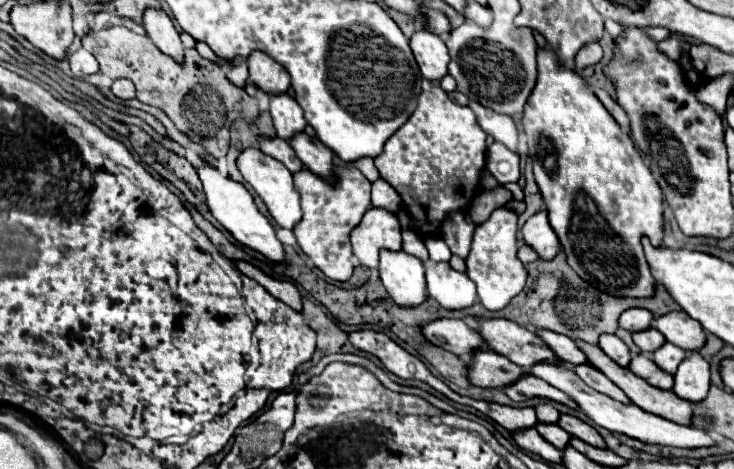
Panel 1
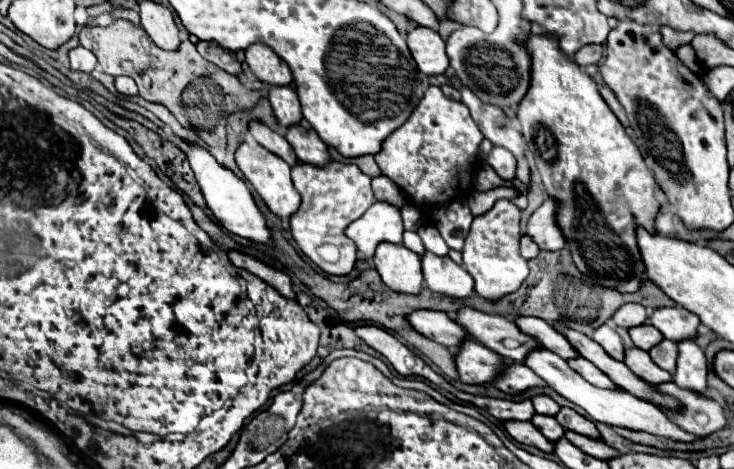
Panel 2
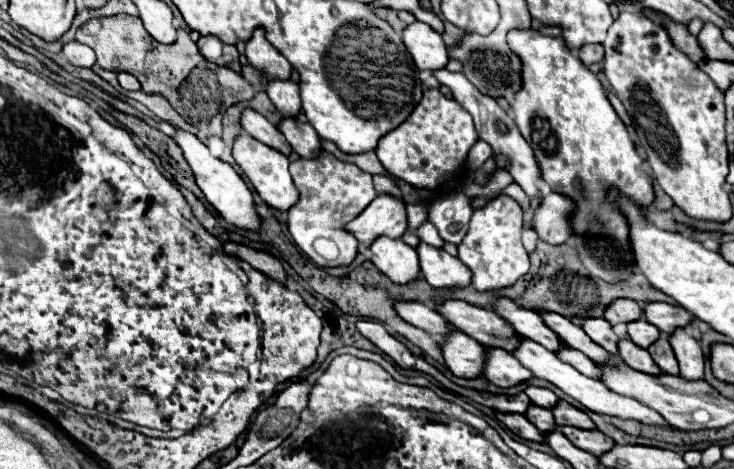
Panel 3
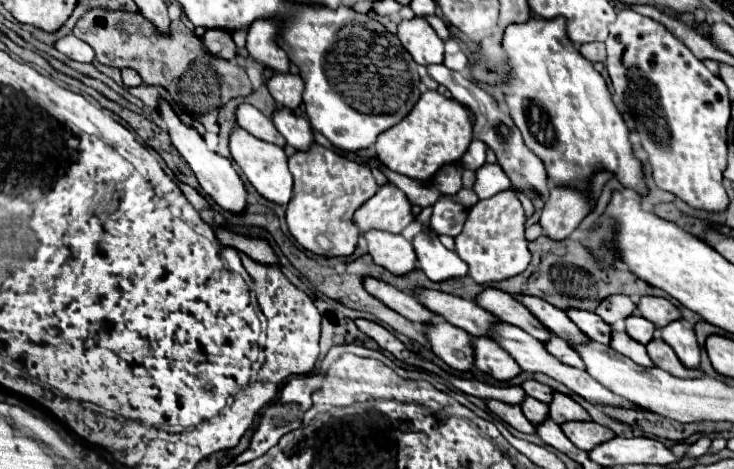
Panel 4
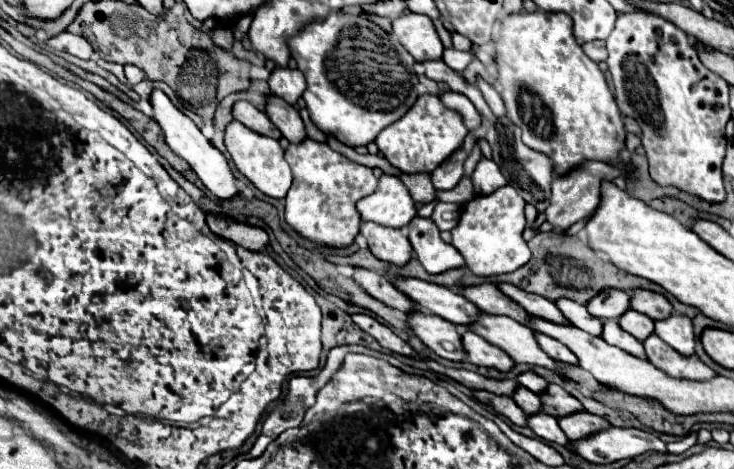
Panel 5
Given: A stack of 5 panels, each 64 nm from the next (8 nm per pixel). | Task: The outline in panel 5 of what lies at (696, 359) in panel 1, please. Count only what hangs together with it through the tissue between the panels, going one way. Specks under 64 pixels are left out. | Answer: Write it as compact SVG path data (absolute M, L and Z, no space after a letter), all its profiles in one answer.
M672 314L666 320L656 322L656 336L660 336L666 344L670 344L676 352L682 356L696 354L694 350L694 332L692 332L692 320L680 314Z

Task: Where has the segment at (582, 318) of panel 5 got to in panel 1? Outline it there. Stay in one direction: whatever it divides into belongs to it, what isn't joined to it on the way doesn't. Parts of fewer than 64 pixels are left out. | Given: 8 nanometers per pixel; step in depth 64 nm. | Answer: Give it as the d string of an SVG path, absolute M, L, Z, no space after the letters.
M602 334L602 336L600 336L600 348L602 348L618 366L628 368L632 356L630 356L630 350L626 348L626 344L624 344L618 336L614 336L614 334Z

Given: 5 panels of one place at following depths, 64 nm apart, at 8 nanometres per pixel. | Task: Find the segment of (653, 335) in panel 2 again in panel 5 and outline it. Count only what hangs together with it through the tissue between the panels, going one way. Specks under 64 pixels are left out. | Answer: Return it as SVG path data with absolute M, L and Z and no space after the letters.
M628 310L618 322L620 322L622 330L626 330L628 334L632 334L640 342L644 342L652 334L652 328L654 328L654 322L648 316L636 312L636 310Z

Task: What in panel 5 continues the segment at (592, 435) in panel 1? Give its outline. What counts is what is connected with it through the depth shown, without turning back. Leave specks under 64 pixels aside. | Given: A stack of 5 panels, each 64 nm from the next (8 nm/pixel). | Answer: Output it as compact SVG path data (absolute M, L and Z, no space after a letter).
M550 384L548 390L540 394L540 400L542 400L542 410L554 418L570 416L572 412L584 412L584 406L572 394L568 394L564 388L556 384Z

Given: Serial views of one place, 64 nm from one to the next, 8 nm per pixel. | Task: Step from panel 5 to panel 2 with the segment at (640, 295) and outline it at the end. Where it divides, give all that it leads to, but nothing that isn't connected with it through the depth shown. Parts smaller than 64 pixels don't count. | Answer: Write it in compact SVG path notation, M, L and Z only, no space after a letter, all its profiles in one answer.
M682 306L676 308L656 308L648 320L654 328L658 328L664 338L672 340L672 342L680 342L680 340L694 340L698 336L696 328L700 324L700 320L684 310Z

